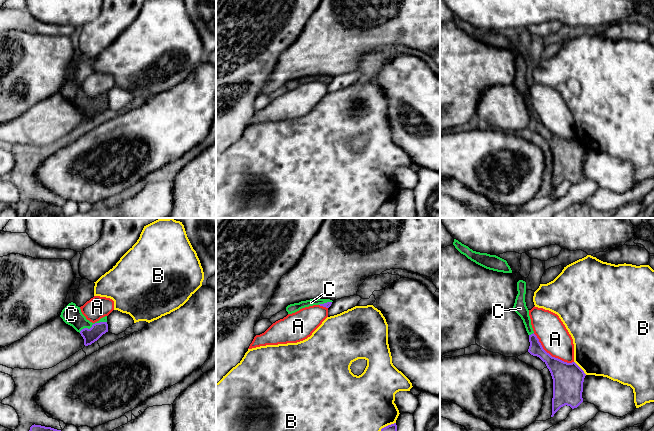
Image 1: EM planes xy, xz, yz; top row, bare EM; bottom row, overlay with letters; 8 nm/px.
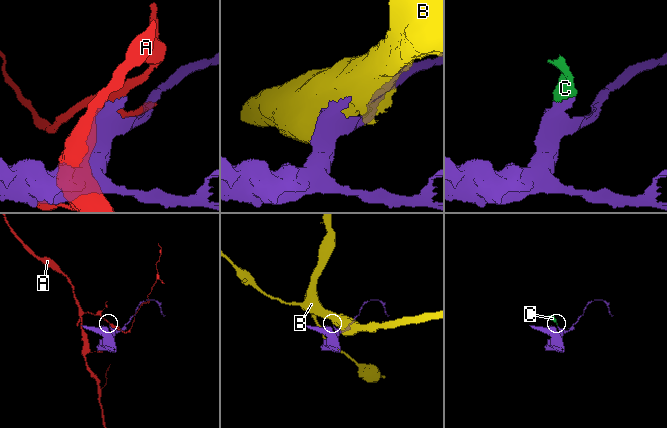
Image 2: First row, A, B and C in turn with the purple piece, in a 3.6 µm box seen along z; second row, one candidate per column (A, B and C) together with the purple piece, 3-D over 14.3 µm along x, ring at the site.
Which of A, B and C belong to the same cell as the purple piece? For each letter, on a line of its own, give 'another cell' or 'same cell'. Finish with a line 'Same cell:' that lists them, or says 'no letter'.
A: another cell
B: another cell
C: same cell
Same cell: C

